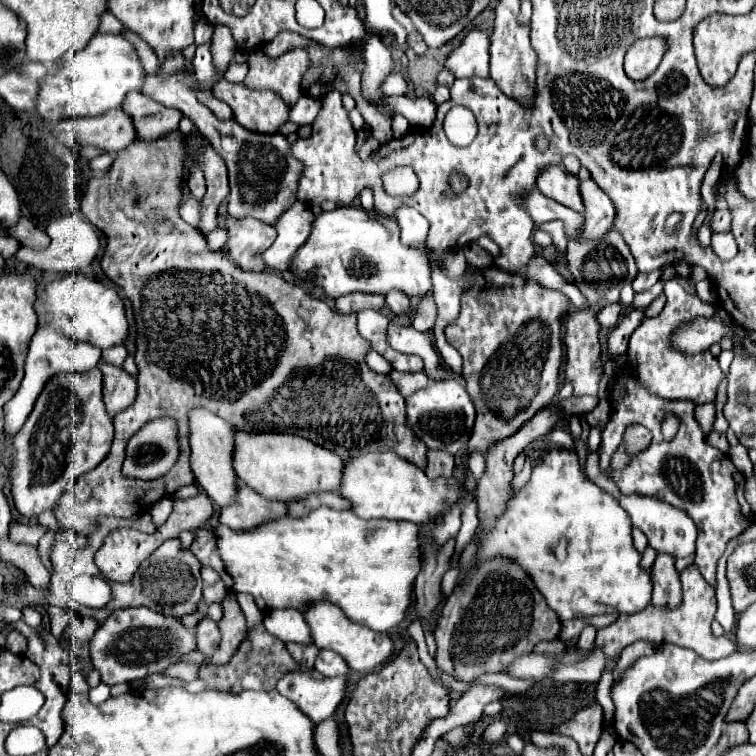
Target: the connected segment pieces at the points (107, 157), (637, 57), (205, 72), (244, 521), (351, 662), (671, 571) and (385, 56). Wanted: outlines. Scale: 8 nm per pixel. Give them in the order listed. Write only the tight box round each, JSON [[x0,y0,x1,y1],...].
[[90,153,114,173],[624,37,664,81],[192,41,214,83],[218,481,286,529],[304,601,394,673],[652,553,680,607],[362,33,396,117]]

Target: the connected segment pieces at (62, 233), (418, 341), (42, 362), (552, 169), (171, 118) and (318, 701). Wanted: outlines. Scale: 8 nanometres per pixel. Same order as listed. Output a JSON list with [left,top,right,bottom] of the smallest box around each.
[[16,215,100,273],[386,321,446,379],[4,325,100,437],[536,165,580,211],[122,91,182,141],[276,673,346,723]]

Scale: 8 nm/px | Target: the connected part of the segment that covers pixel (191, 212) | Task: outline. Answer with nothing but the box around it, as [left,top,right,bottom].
[180,197,200,225]

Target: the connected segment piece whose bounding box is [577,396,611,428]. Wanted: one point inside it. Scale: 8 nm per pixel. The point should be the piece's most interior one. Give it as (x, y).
(599, 416)

